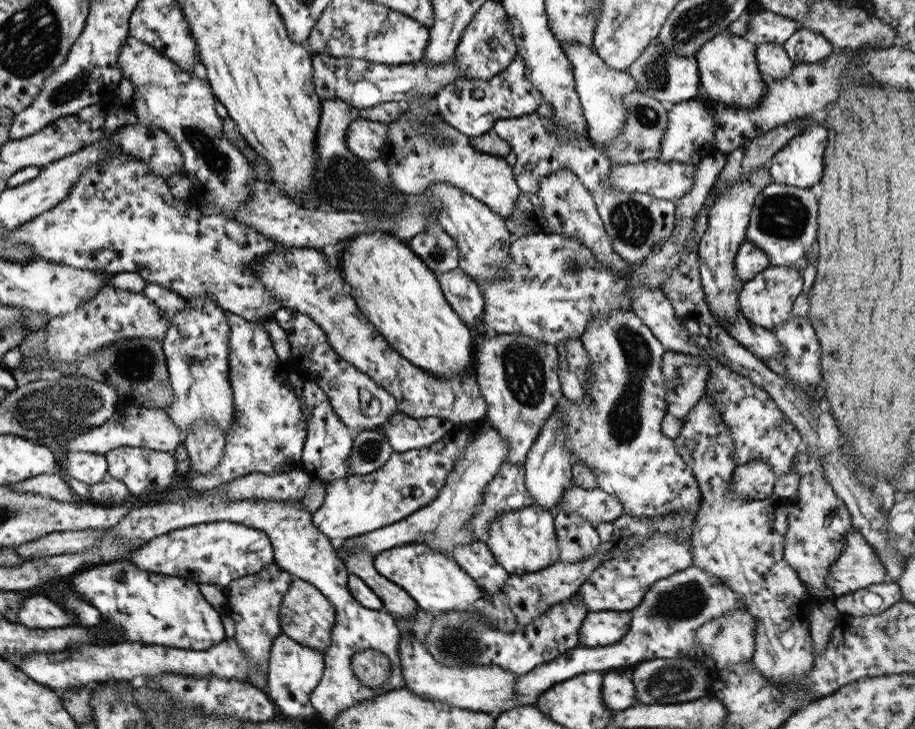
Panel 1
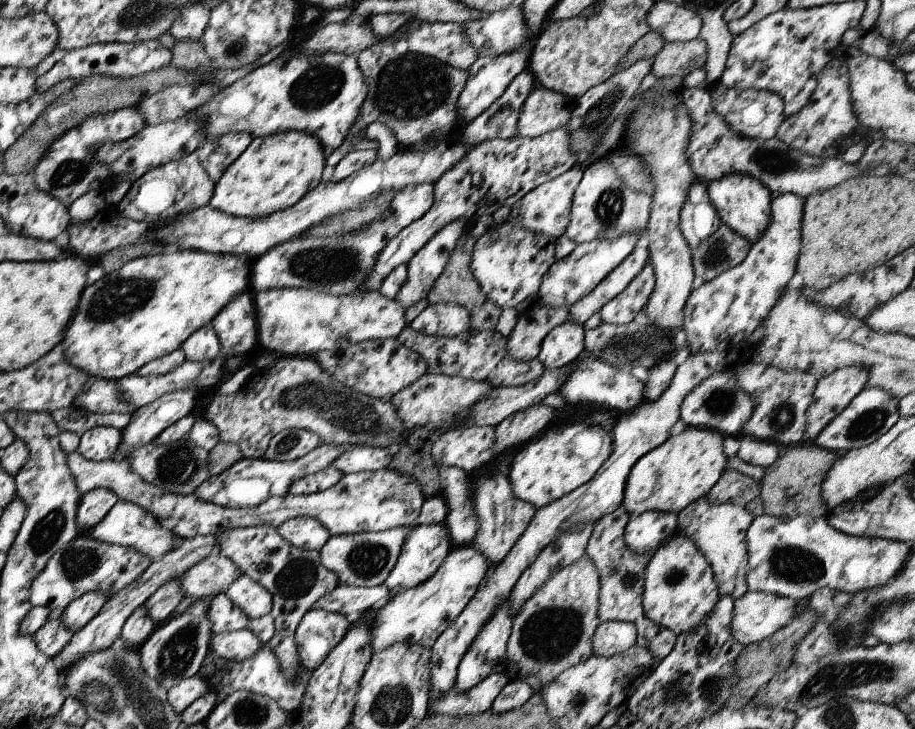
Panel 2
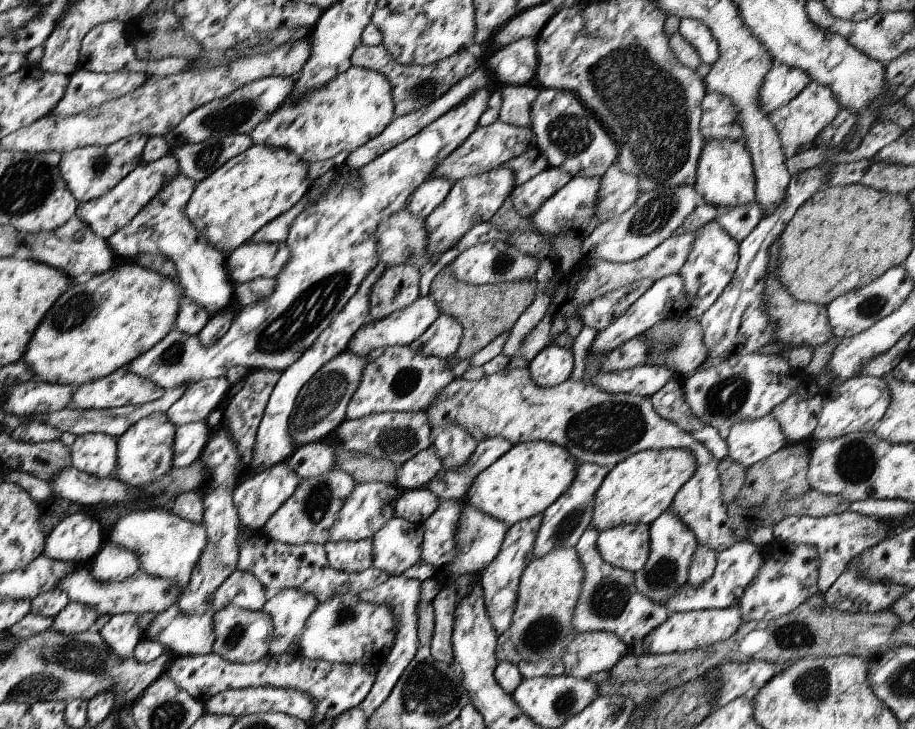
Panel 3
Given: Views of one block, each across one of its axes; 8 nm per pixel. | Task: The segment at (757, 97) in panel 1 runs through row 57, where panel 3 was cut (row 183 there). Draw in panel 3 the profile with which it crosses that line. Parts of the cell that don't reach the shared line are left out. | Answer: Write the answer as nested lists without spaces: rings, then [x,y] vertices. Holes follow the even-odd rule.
[[[711,140],[703,145],[696,162],[694,189],[712,211],[735,208],[754,201],[754,176],[751,158],[744,141]]]

